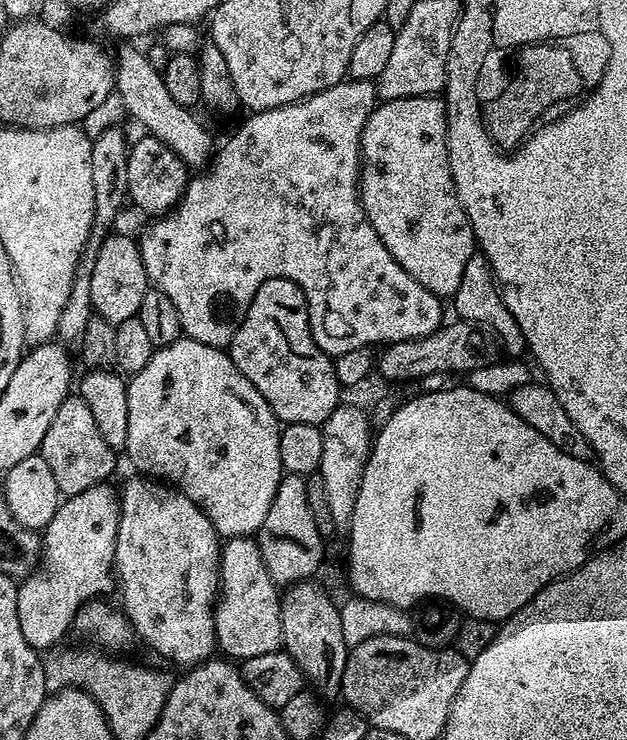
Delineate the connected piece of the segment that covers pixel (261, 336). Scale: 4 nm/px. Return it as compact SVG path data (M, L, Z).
M270 278L266 282L262 282L262 286L258 286L258 294L254 294L254 302L250 302L250 306L246 310L246 318L241 322L234 334L230 345L230 355L234 366L238 366L238 370L242 370L242 374L246 374L246 378L254 386L254 390L258 390L258 394L262 394L262 398L266 398L270 410L274 410L274 414L281 425L314 424L322 426L328 421L330 414L334 414L334 410L341 407L342 400L340 400L340 395L342 395L342 389L336 377L336 365L333 357L325 354L318 346L318 342L314 342L312 331L310 330L310 322L308 321L308 303L306 298L302 294L300 287L286 278Z

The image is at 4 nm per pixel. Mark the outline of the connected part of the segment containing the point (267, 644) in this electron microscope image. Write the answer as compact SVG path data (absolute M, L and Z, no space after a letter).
M246 536L229 539L220 554L220 594L216 602L216 642L219 651L236 662L277 651L284 638L280 597L278 586L266 570L266 562L262 562L260 546L255 539Z

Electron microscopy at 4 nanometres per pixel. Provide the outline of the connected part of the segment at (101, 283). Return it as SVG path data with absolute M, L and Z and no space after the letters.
M105 235L96 248L94 274L90 274L90 302L92 303L93 313L114 325L126 322L126 318L139 313L142 306L142 298L146 298L149 287L150 281L146 274L146 266L142 262L139 243L133 237L131 240L128 236Z

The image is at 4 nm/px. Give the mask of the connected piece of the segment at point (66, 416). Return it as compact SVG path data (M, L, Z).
M69 394L62 406L58 406L58 414L54 414L54 422L50 422L50 430L46 430L46 438L42 438L38 454L46 458L46 466L50 466L54 482L58 482L58 490L65 497L82 494L82 490L90 490L90 486L105 483L116 468L118 456L117 449L110 447L106 438L102 438L90 406L86 406L78 394Z

